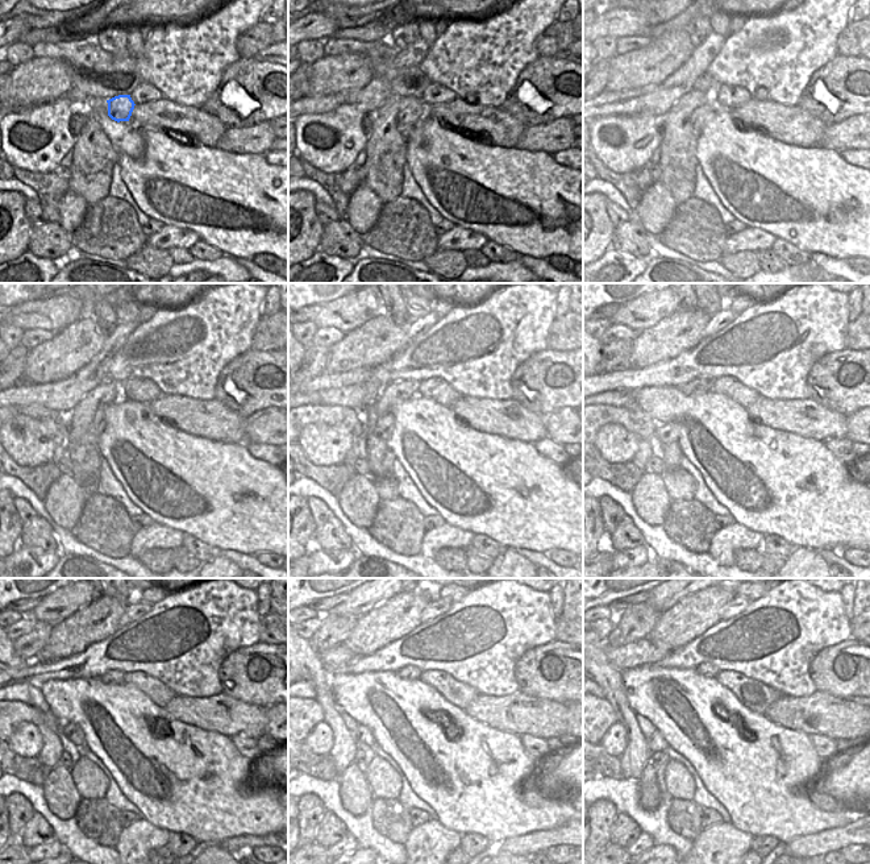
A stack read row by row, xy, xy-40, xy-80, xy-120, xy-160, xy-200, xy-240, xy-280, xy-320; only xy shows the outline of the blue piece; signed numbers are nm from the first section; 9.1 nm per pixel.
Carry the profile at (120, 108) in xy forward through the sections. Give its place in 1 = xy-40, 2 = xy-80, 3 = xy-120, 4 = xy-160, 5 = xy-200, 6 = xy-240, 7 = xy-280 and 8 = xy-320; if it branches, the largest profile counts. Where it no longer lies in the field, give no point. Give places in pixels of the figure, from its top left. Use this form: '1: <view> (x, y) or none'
1: xy-40 (412, 108)
2: xy-80 (700, 115)
3: xy-120 (98, 424)
4: xy-160 (383, 427)
5: xy-200 (669, 432)
6: xy-240 (73, 731)
7: xy-280 (363, 734)
8: xy-320 (656, 742)

